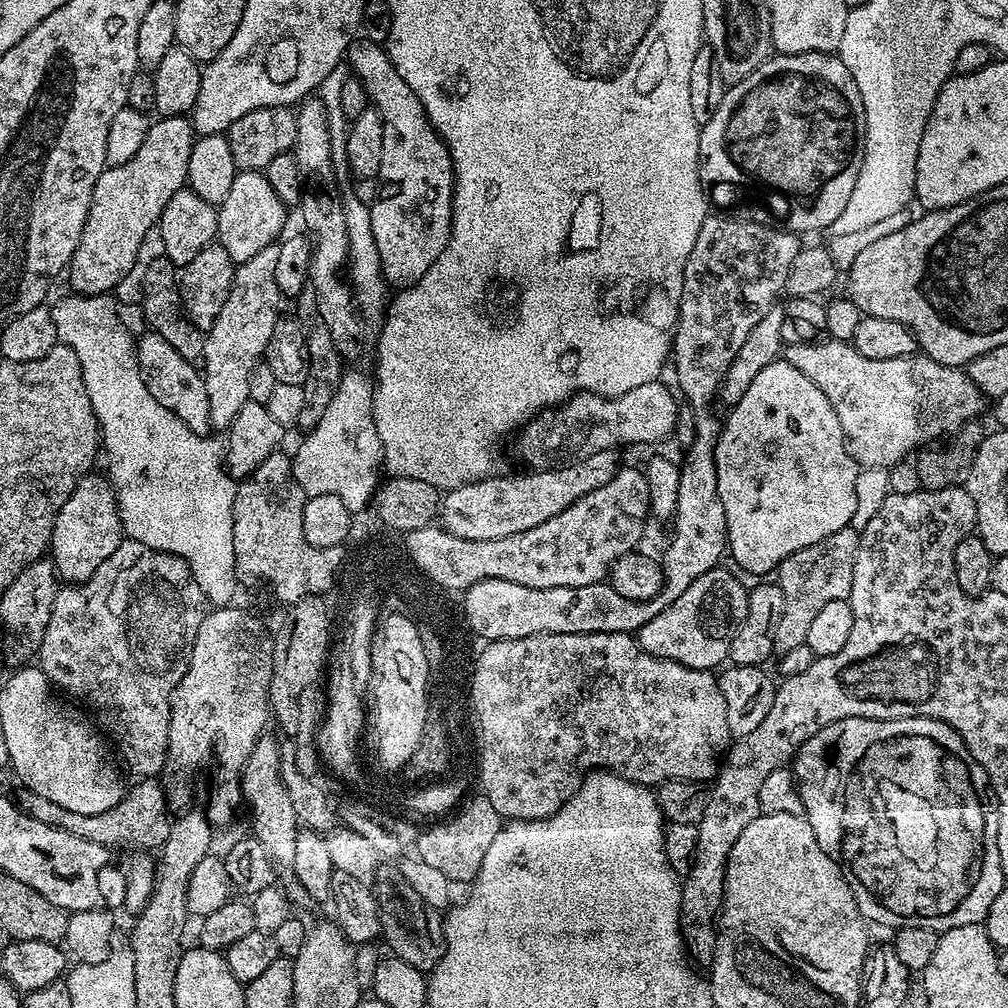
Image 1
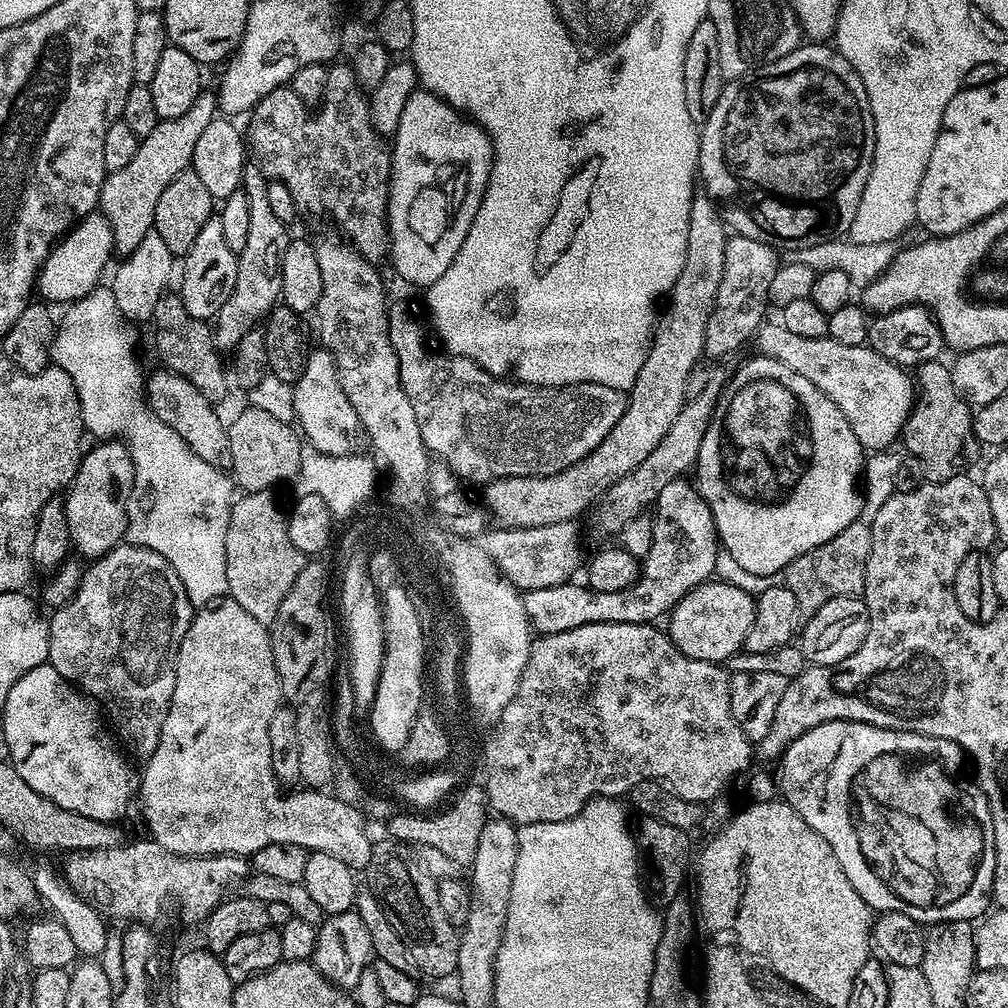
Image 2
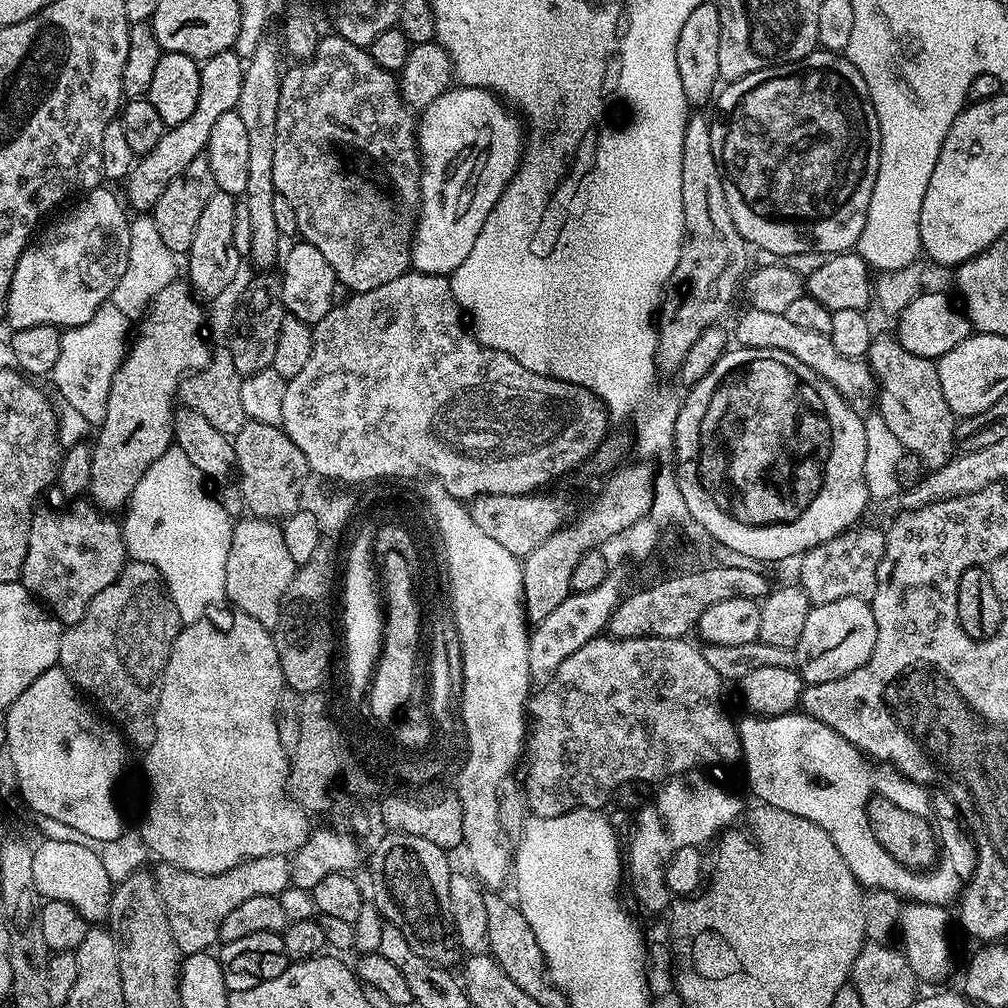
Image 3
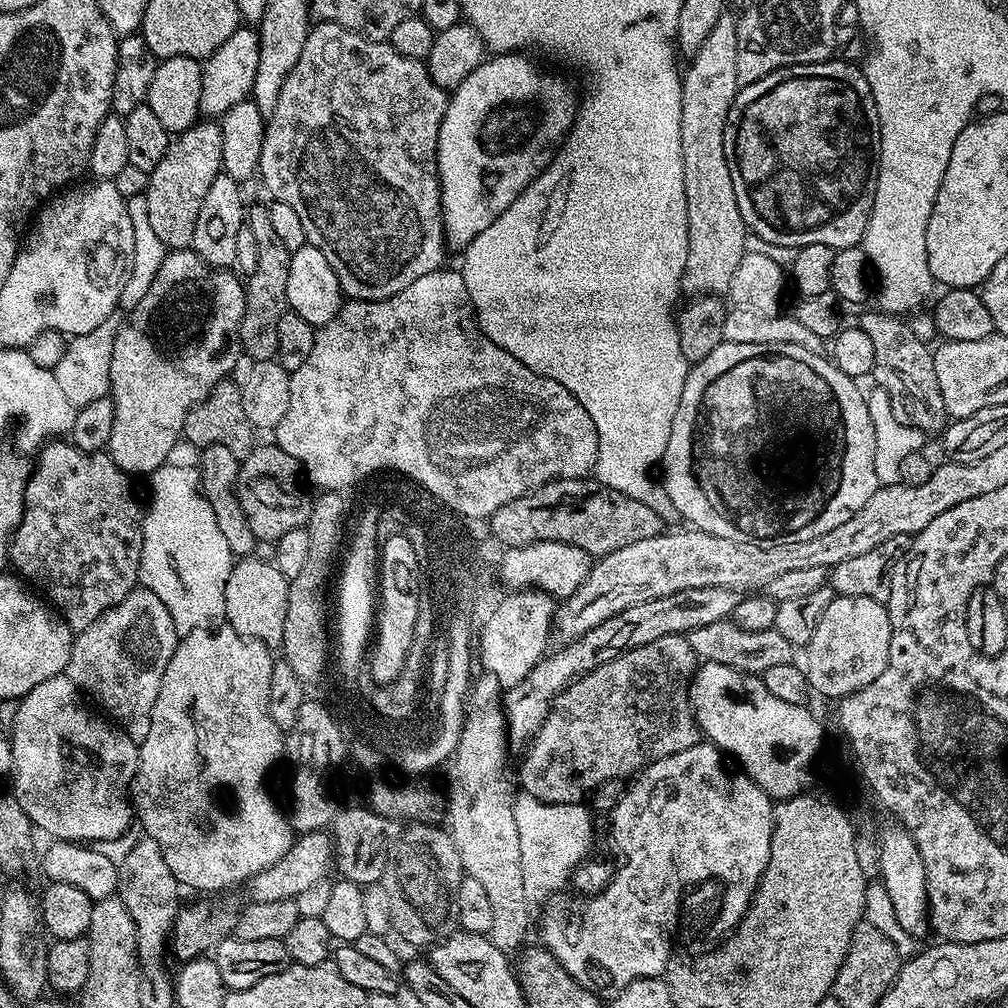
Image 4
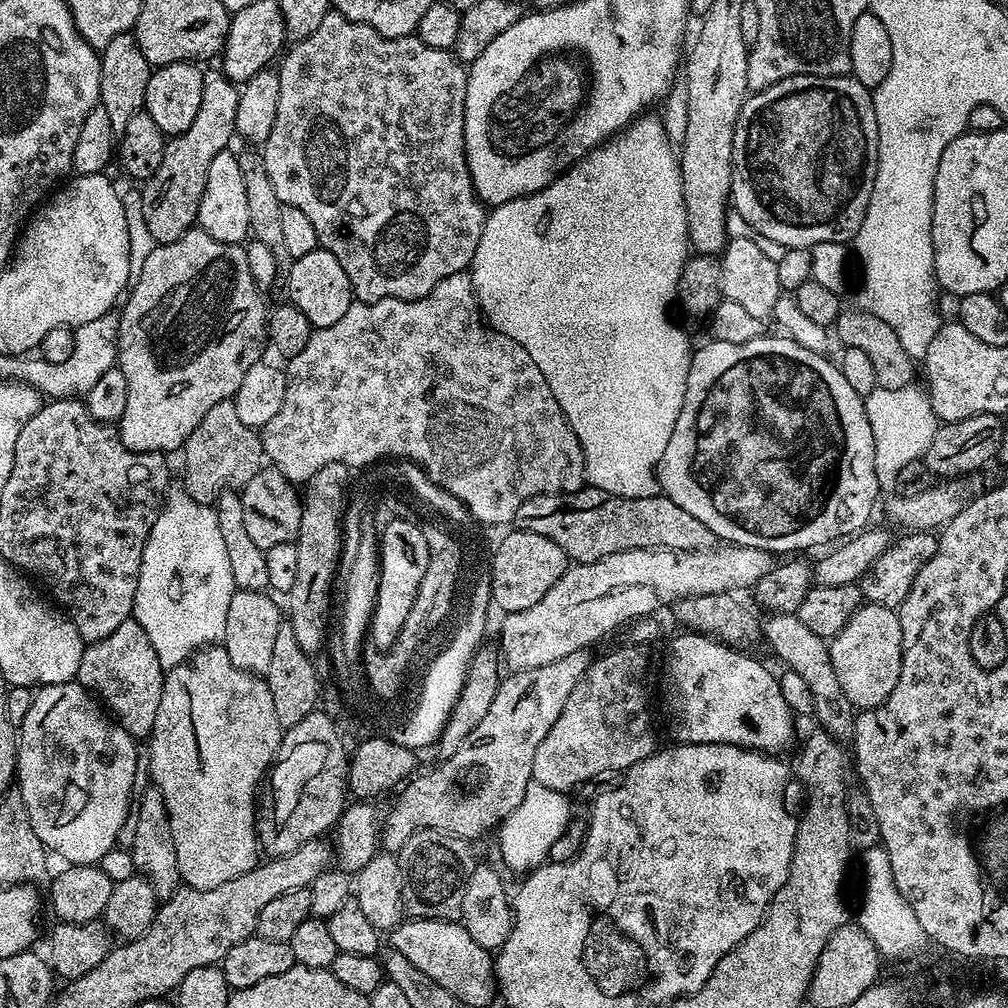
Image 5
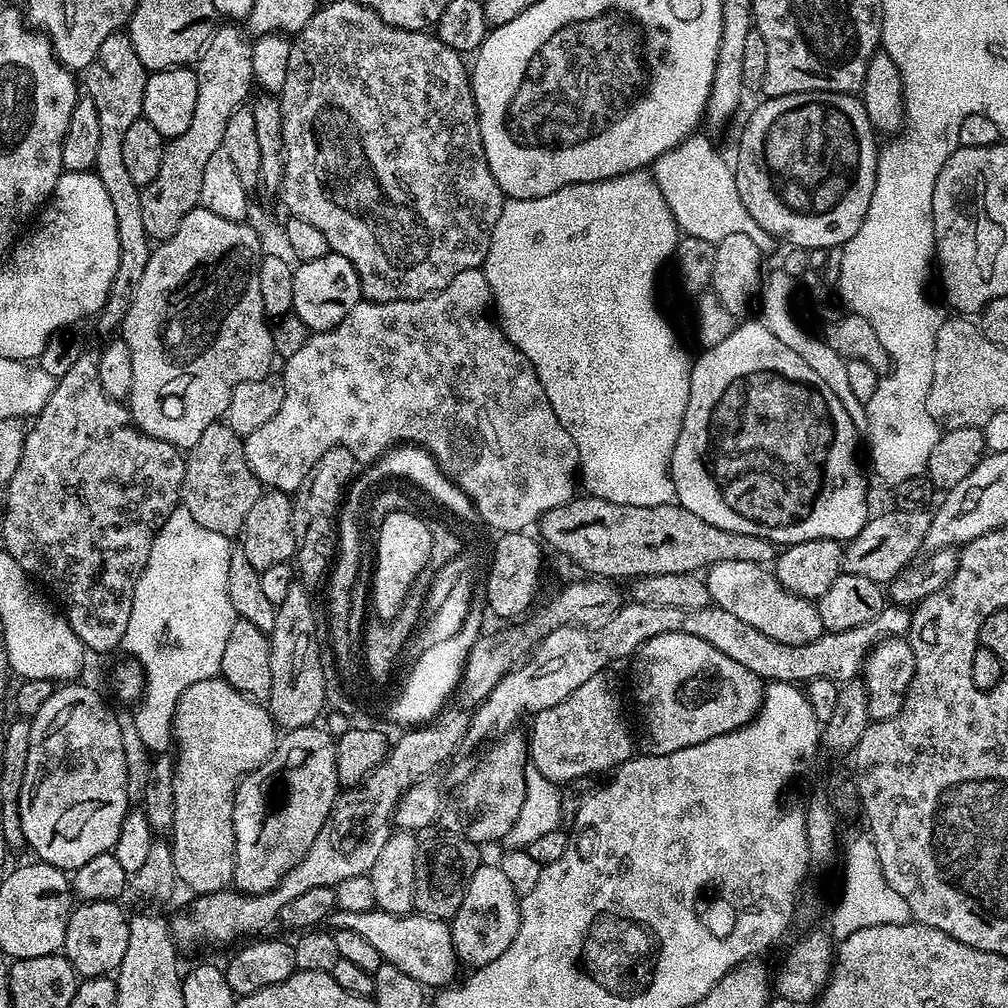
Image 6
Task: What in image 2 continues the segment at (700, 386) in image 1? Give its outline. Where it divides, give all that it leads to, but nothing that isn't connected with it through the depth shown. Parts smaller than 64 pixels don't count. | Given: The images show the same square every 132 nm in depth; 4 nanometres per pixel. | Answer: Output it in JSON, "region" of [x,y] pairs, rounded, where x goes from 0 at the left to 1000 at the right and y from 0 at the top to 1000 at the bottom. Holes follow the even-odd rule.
{"region":[[[733,232],[722,235],[720,260],[712,280],[710,302],[700,323],[698,353],[718,353],[721,349],[730,349],[738,340],[745,338],[759,320],[758,309],[764,306],[762,289],[772,265],[772,250],[760,240],[740,236]],[[676,474],[665,478],[653,490],[646,513],[648,541],[637,555],[637,569],[621,585],[589,589],[589,619],[647,619],[654,611],[662,612],[682,587],[709,568],[714,551],[710,519],[689,479],[681,477]]]}

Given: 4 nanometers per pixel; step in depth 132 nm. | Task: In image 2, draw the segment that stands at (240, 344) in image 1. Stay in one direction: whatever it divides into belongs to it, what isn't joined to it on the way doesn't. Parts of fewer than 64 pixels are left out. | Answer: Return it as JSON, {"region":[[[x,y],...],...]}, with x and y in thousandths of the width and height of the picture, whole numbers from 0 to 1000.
{"region":[[[253,161],[243,162],[242,182],[240,188],[244,192],[244,200],[248,200],[248,224],[244,227],[244,244],[236,251],[234,259],[236,260],[236,276],[232,276],[232,288],[220,304],[218,313],[212,317],[212,332],[214,335],[214,344],[219,347],[229,346],[238,338],[240,331],[244,331],[248,326],[255,324],[265,314],[271,306],[275,305],[278,298],[278,289],[280,288],[280,256],[284,252],[284,244],[288,237],[287,223],[280,221],[271,211],[268,204],[264,188],[267,185],[267,178],[262,174],[258,164]]]}

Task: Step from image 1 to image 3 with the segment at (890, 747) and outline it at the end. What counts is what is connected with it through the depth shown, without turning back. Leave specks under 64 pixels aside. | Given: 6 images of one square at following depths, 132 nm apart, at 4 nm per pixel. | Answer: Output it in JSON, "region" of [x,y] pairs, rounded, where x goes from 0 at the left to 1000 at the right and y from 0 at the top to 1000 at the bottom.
{"region":[[[794,704],[781,706],[775,710],[738,708],[738,711],[733,711],[732,723],[734,727],[734,749],[736,751],[736,759],[738,758],[738,766],[742,769],[742,782],[754,793],[751,795],[763,802],[775,802],[784,808],[792,808],[796,812],[804,812],[804,815],[815,819],[815,823],[819,823],[819,827],[823,827],[827,839],[831,839],[831,847],[835,847],[835,851],[839,851],[839,859],[843,859],[843,863],[849,868],[849,872],[853,874],[858,882],[874,881],[875,883],[883,883],[888,889],[894,890],[901,895],[935,897],[938,899],[943,898],[943,893],[945,896],[955,885],[960,872],[968,864],[968,838],[964,836],[961,826],[954,820],[953,814],[943,805],[941,805],[942,807],[929,806],[922,813],[917,810],[913,810],[913,786],[915,786],[915,782],[909,775],[902,774],[900,770],[889,765],[888,762],[880,757],[866,756],[856,746],[852,746],[843,736],[839,736],[839,732],[835,732],[835,728],[823,724],[823,720],[812,716],[807,710],[801,709]]]}

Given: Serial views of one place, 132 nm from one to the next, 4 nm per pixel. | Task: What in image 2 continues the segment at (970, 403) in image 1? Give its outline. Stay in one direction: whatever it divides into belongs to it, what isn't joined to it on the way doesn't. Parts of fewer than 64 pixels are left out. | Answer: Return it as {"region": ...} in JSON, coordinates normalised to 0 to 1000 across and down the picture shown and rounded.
{"region":[[[759,319],[755,321],[753,329],[748,334],[749,348],[760,355],[768,355],[776,359],[776,363],[784,363],[788,371],[796,371],[796,375],[804,375],[831,407],[843,419],[843,427],[851,435],[853,443],[858,446],[881,446],[886,443],[885,439],[894,436],[897,428],[897,420],[901,418],[901,413],[905,409],[907,400],[907,377],[904,372],[893,362],[875,355],[867,346],[856,341],[851,343],[835,343],[835,339],[827,339],[821,333],[815,335],[796,335],[793,331],[788,331],[785,327],[780,327],[777,319]]]}

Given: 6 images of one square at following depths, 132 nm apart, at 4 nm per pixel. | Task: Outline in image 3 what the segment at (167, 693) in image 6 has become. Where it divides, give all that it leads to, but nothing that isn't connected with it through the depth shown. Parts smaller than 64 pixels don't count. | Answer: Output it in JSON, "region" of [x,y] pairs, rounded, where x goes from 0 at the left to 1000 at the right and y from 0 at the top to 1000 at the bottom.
{"region":[[[172,442],[165,446],[165,450],[161,450],[161,454],[157,454],[157,458],[153,458],[153,462],[149,462],[149,466],[145,466],[145,470],[141,470],[121,512],[123,541],[128,553],[145,558],[157,565],[163,575],[163,582],[167,584],[167,592],[177,605],[180,620],[191,619],[224,592],[224,554],[228,554],[232,516],[221,499],[217,495],[213,496],[202,485],[202,480],[204,473],[196,466],[196,462],[192,462],[192,458],[188,458],[179,444]]]}

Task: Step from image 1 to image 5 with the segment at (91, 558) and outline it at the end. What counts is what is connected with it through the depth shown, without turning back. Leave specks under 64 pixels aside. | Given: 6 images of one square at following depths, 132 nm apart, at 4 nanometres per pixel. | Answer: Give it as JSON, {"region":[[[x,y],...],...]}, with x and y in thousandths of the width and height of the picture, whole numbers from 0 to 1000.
{"region":[[[191,224],[188,230],[181,232],[171,242],[156,242],[155,247],[145,256],[145,261],[141,263],[141,276],[130,283],[125,297],[121,302],[119,310],[119,333],[115,337],[115,356],[121,371],[125,371],[125,383],[127,391],[125,394],[125,407],[121,415],[117,418],[117,428],[121,438],[130,448],[158,448],[168,450],[174,446],[182,445],[185,435],[204,415],[204,411],[216,399],[229,397],[234,392],[236,383],[240,383],[240,375],[248,363],[259,360],[258,353],[264,346],[264,305],[262,306],[263,295],[258,286],[252,280],[252,275],[248,273],[248,264],[244,260],[244,245],[242,242],[225,242],[216,240],[216,236],[208,236],[196,224]]]}

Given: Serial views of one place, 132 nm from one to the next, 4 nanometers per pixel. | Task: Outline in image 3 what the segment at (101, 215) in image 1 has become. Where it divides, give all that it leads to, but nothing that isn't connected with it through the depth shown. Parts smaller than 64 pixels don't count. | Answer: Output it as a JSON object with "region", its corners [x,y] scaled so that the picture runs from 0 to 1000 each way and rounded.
{"region":[[[227,50],[220,54],[212,54],[206,60],[198,63],[198,88],[196,89],[196,105],[192,105],[192,113],[185,117],[185,121],[170,124],[161,133],[161,141],[153,145],[145,154],[138,156],[131,165],[131,172],[125,176],[127,183],[126,201],[135,205],[139,212],[146,211],[155,203],[161,188],[192,161],[194,155],[203,154],[208,137],[208,129],[212,129],[212,121],[222,111],[233,108],[236,101],[236,93],[240,93],[240,77],[242,76],[243,61]]]}

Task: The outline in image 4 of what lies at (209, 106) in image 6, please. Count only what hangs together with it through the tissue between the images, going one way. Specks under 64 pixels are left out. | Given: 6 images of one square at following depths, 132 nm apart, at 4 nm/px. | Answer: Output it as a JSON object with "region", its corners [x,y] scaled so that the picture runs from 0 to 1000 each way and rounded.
{"region":[[[202,117],[189,123],[184,131],[178,132],[168,142],[167,151],[153,165],[151,171],[146,172],[147,188],[142,188],[141,193],[145,196],[145,208],[149,212],[149,224],[158,238],[169,248],[187,248],[190,245],[192,223],[196,221],[196,208],[200,208],[200,199],[208,189],[212,177],[220,171],[220,129],[217,122],[210,117]]]}

